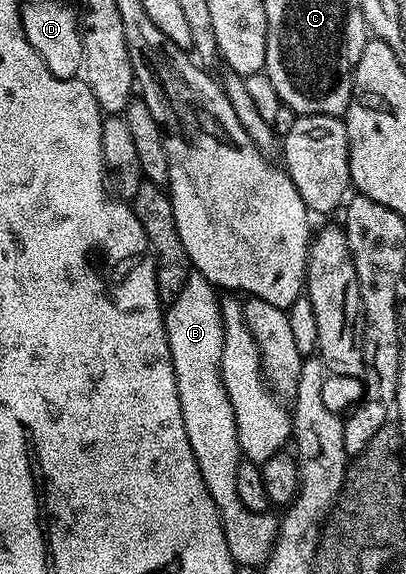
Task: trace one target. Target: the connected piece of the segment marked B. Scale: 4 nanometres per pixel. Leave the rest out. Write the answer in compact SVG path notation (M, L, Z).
M191 271L188 282L184 282L184 290L176 294L176 298L165 309L166 337L170 347L172 366L176 374L176 390L182 388L180 399L180 414L184 414L184 430L188 432L188 442L192 450L198 448L196 462L202 460L200 474L206 472L204 486L214 488L218 496L234 496L234 477L240 461L243 459L242 451L236 438L236 414L232 414L232 402L228 402L228 394L224 390L224 382L220 374L220 358L224 346L224 326L222 325L222 300L219 289L208 282L196 271Z

